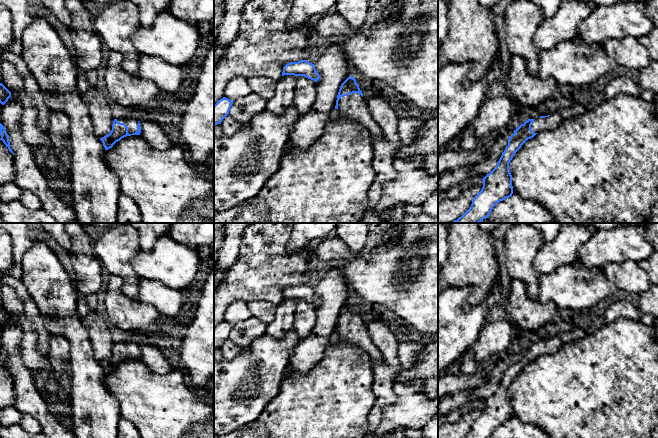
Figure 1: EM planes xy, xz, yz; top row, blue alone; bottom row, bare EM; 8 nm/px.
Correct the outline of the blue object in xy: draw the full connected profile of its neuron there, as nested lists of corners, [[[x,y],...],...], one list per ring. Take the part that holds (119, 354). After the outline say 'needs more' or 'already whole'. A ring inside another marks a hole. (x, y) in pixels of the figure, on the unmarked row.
[[[133,342],[114,343],[111,356],[100,362],[105,374],[113,371],[113,369],[122,362],[131,359],[140,359],[140,345]]] | needs more

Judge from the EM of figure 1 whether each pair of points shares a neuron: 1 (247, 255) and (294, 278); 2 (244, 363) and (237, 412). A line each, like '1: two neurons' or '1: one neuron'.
1: one neuron
2: one neuron

